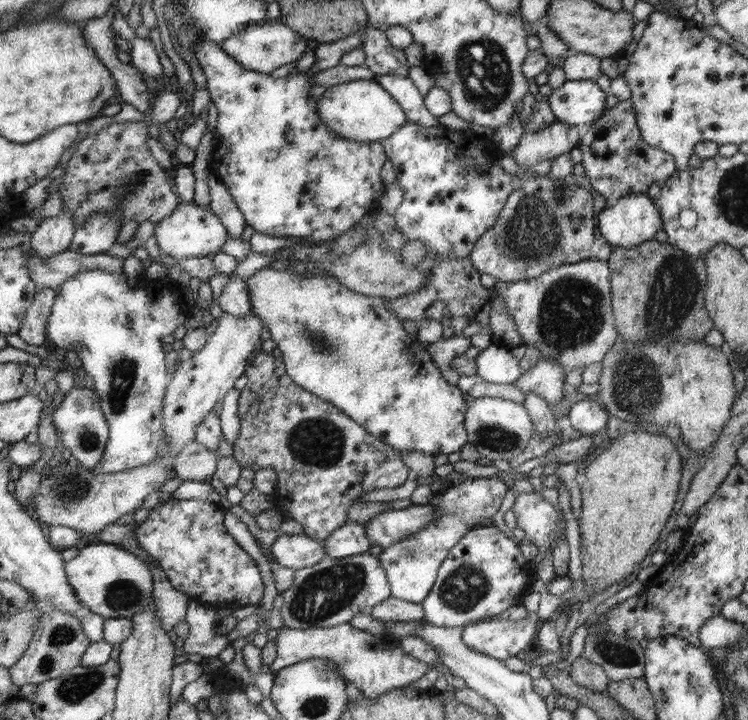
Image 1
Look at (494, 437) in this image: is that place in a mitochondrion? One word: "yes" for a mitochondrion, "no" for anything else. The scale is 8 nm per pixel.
yes

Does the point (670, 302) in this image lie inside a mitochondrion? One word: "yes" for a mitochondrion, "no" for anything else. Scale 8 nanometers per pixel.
yes

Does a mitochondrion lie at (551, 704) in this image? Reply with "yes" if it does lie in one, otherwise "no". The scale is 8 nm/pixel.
no

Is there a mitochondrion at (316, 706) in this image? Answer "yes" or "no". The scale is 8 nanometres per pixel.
yes

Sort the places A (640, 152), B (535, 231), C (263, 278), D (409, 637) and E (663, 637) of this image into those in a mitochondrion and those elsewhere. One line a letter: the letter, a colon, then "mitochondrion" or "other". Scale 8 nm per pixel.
A: other
B: mitochondrion
C: other
D: other
E: other

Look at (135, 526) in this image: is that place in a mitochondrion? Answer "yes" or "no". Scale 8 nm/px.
no

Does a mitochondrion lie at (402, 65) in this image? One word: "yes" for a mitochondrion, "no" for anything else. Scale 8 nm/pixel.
no

